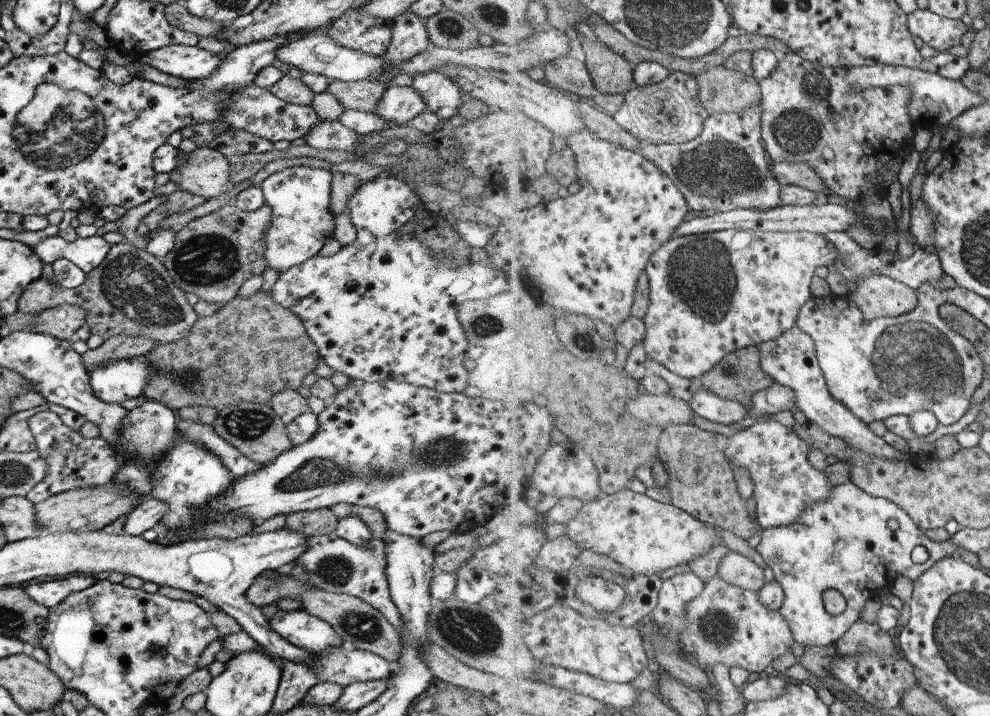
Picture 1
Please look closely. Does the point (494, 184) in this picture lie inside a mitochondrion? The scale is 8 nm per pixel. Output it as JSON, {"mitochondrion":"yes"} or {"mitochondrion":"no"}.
{"mitochondrion":"no"}

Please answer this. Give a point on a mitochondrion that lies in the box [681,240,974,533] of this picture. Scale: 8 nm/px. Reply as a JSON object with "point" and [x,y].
{"point":[926,353]}

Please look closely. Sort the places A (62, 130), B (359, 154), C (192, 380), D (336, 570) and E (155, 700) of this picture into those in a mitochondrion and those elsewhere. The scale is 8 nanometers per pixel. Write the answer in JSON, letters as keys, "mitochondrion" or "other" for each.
{"A":"mitochondrion","B":"other","C":"mitochondrion","D":"mitochondrion","E":"other"}

